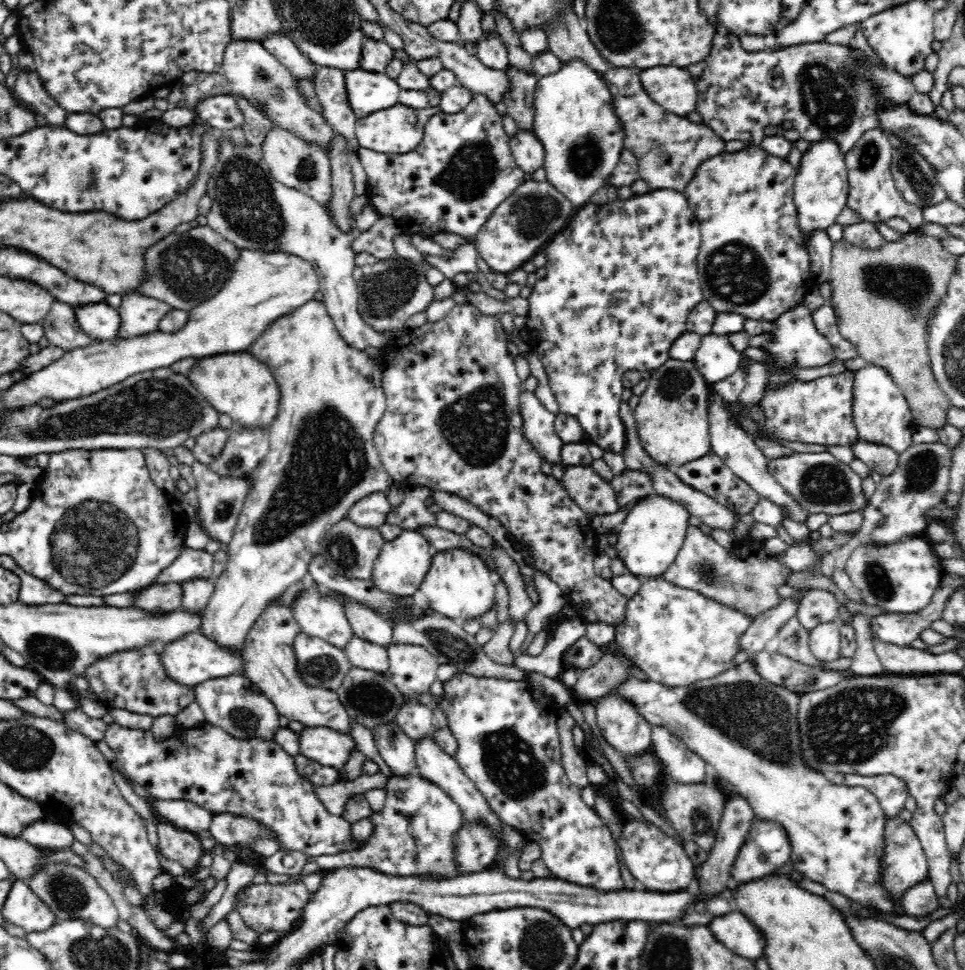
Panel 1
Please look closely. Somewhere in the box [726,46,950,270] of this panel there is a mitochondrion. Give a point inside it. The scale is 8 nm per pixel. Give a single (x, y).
(854, 83)

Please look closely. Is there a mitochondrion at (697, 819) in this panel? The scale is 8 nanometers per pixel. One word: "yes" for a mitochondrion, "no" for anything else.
yes

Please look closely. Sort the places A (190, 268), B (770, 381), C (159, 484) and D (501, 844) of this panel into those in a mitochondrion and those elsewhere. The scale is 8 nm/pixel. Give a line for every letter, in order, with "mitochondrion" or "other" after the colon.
A: mitochondrion
B: other
C: other
D: other

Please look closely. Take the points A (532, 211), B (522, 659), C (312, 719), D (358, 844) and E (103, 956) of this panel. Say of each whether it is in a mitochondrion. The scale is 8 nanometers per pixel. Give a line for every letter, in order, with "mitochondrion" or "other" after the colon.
A: mitochondrion
B: other
C: other
D: other
E: mitochondrion

